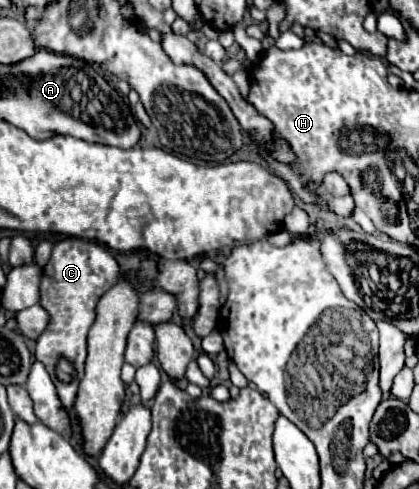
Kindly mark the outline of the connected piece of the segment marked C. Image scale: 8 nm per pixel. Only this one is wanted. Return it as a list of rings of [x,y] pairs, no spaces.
[[[66,238],[54,244],[52,248],[52,256],[48,260],[48,264],[42,268],[42,282],[40,282],[40,306],[48,312],[50,322],[46,326],[46,330],[40,334],[38,344],[36,344],[36,360],[42,362],[48,370],[48,374],[52,376],[56,388],[58,388],[58,396],[62,400],[62,404],[70,410],[76,398],[76,390],[78,390],[78,382],[84,376],[84,360],[86,360],[86,334],[88,328],[94,322],[94,308],[98,298],[118,282],[118,262],[114,260],[114,256],[110,252],[106,252],[100,244],[90,242],[90,240],[80,240],[80,238]]]

